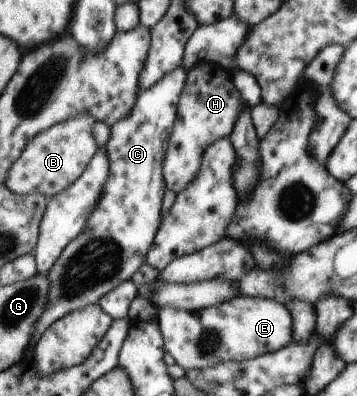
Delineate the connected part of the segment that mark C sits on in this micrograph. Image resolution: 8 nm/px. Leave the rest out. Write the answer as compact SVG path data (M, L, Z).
M180 64L152 88L139 91L131 113L110 127L110 138L104 144L110 172L102 188L102 196L86 221L86 227L66 245L47 272L48 302L44 314L36 322L30 346L22 361L32 359L40 336L54 321L84 306L99 304L102 296L122 282L131 280L134 272L146 262L160 226L162 198L167 190L162 164L186 76L187 72Z

